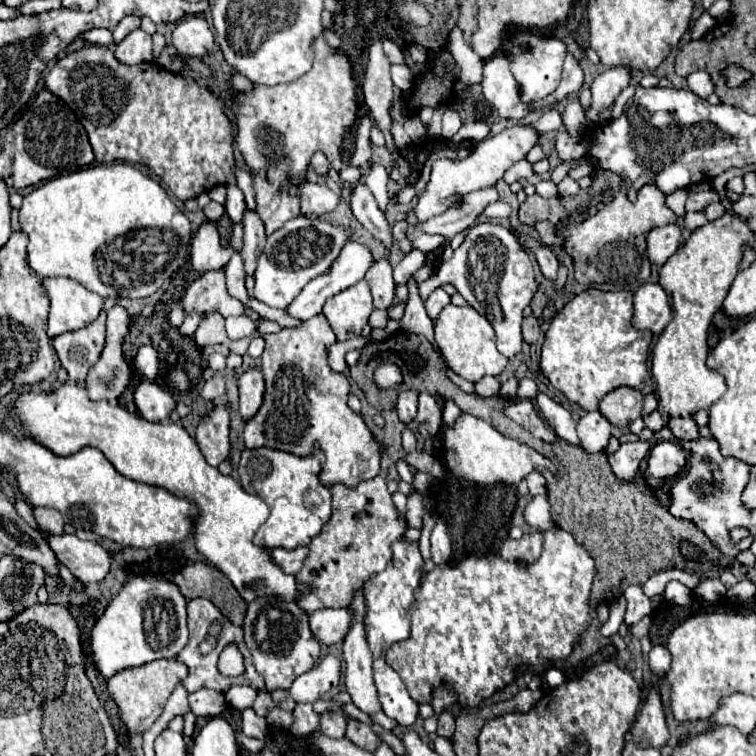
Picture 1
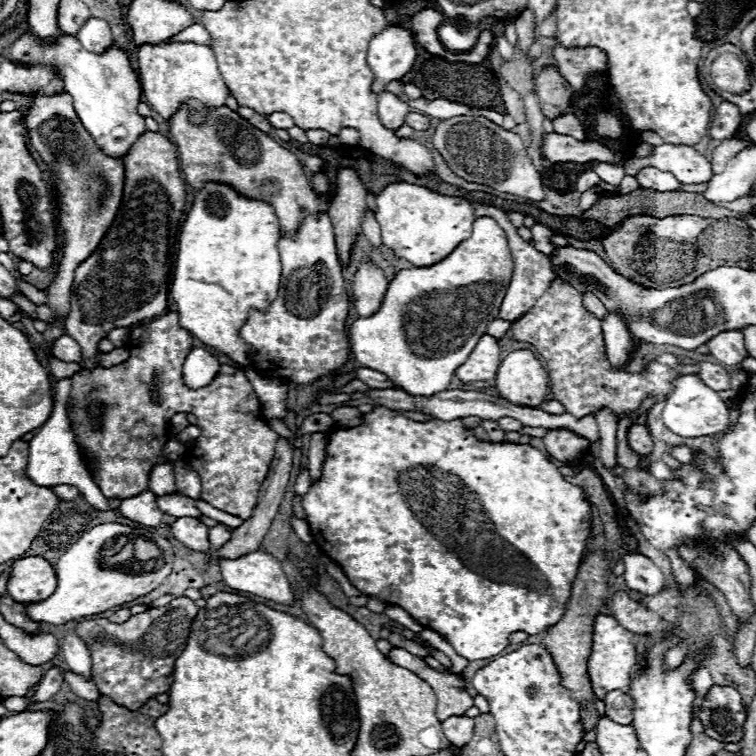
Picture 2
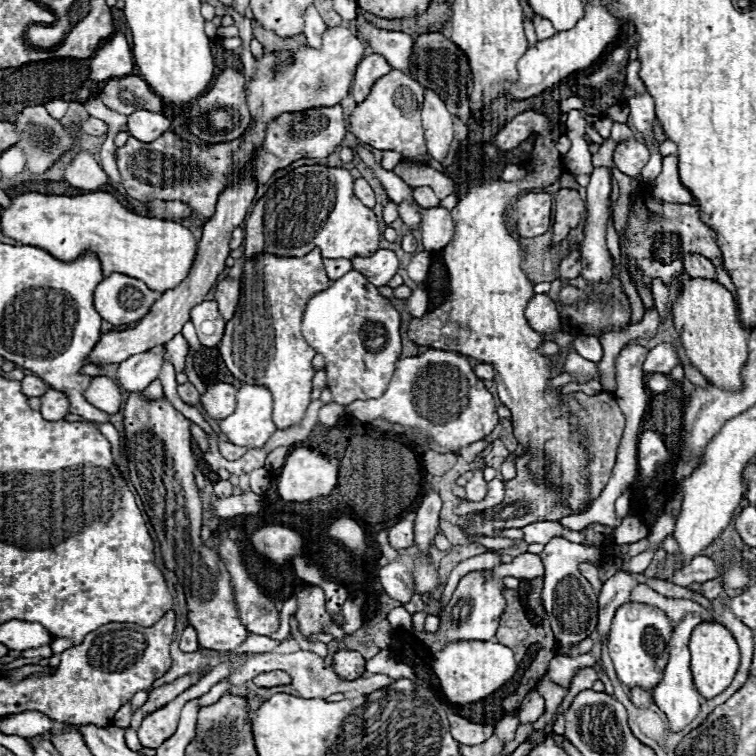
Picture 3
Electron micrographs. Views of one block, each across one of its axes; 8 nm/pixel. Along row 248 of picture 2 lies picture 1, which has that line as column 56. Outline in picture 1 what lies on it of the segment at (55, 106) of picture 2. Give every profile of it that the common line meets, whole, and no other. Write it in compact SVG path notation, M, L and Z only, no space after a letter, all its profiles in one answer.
M92 44L60 58L46 76L46 88L52 90L52 94L60 96L76 112L88 132L98 164L144 164L182 202L208 192L216 184L236 182L232 174L232 168L236 164L232 122L224 116L222 102L210 94L208 88L198 86L190 76L168 72L154 62L128 66L118 62L110 48Z

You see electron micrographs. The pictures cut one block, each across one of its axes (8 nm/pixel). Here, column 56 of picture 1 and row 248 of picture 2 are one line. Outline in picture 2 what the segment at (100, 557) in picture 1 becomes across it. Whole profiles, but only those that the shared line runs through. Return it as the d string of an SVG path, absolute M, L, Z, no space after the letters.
M538 223L531 227L530 230L532 240L534 240L534 248L538 248L538 252L542 252L546 256L556 254L556 246L550 242L550 238L554 236L554 230Z

